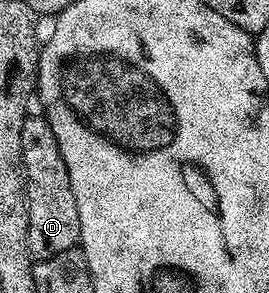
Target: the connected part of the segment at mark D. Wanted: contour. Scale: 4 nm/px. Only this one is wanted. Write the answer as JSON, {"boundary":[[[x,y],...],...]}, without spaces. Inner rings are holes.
{"boundary":[[[29,115],[25,119],[25,127],[21,131],[21,155],[29,211],[27,249],[35,261],[44,261],[79,245],[77,199],[73,199],[69,171],[65,171],[65,159],[61,159],[61,147],[57,147],[57,135],[53,135],[53,127],[49,127],[46,117]]]}

